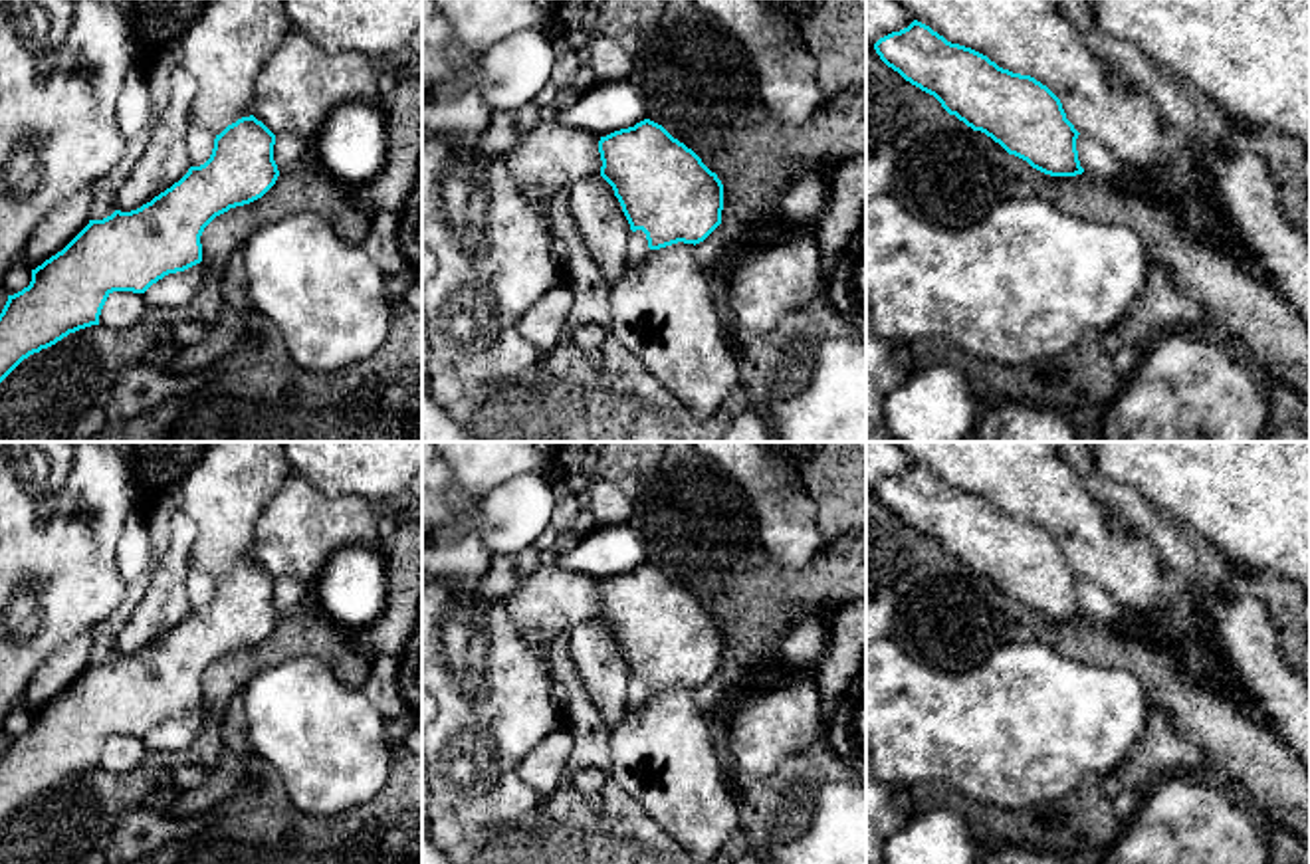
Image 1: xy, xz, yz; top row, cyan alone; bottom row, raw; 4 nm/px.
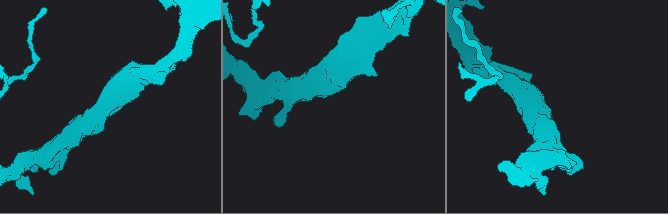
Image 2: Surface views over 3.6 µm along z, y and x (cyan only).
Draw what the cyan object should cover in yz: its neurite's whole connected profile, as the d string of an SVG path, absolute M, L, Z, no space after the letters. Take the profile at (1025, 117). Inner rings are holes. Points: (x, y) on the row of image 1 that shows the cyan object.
M918 20L900 32L880 38L874 50L888 67L933 95L949 115L955 115L973 131L985 133L1009 155L1027 161L1033 168L1050 176L1076 176L1084 172L1076 151L1080 133L1066 119L1060 99L1035 77L1003 69L987 55L947 42Z

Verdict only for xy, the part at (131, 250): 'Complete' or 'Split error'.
Complete

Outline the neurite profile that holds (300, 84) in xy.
M289 28L256 79L254 117L275 137L295 133L313 143L329 113L357 99L379 99L375 59L329 54Z

